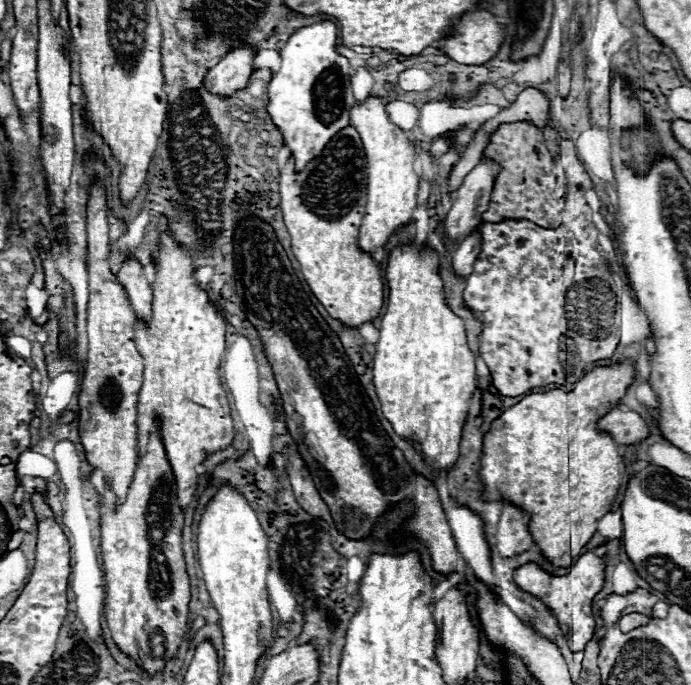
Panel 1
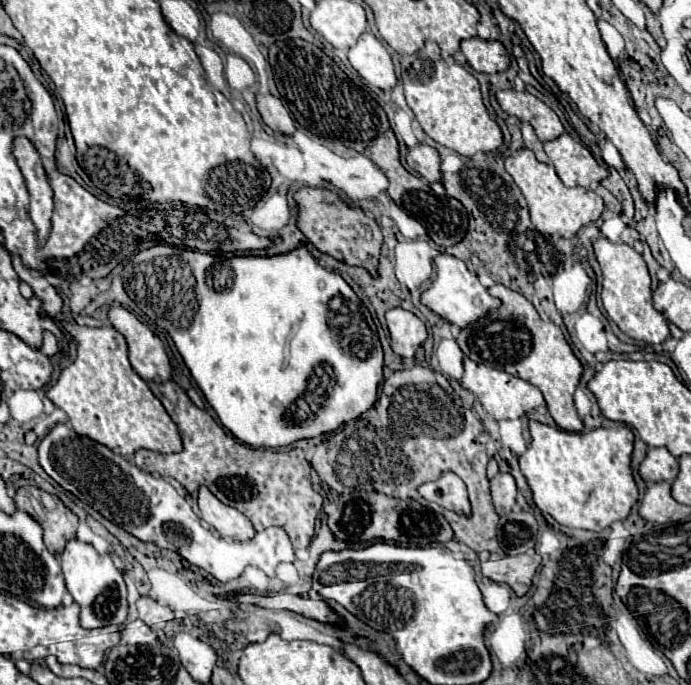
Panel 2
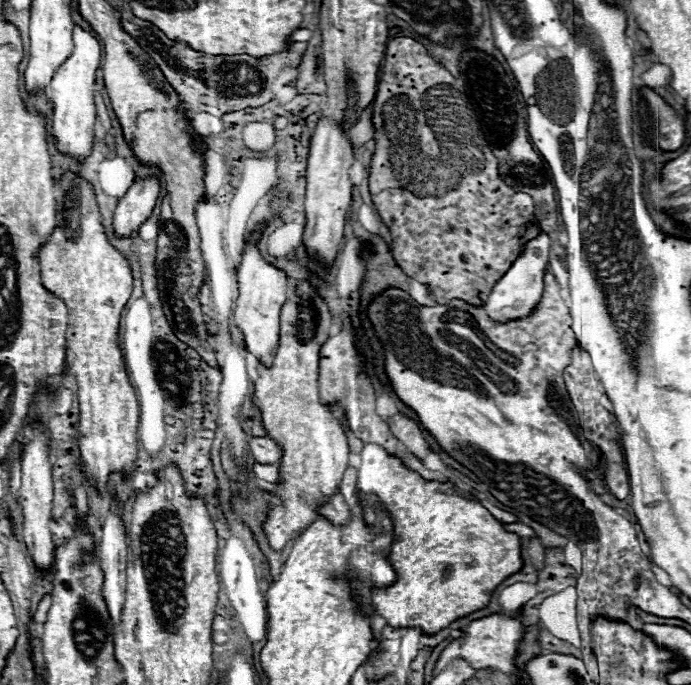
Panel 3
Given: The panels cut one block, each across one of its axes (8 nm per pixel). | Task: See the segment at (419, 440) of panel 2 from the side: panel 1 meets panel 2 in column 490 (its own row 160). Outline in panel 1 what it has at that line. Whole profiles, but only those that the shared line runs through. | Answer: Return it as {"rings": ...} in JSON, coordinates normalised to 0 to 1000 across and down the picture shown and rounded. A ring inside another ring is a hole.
{"rings":[[[767,178],[726,181],[712,196],[703,228],[726,236],[726,251],[718,260],[709,304],[698,312],[700,324],[726,324],[732,318],[767,321],[784,333],[808,333],[813,327],[810,309],[816,307],[816,248],[809,232],[800,232],[787,207],[787,187],[776,187]]]}

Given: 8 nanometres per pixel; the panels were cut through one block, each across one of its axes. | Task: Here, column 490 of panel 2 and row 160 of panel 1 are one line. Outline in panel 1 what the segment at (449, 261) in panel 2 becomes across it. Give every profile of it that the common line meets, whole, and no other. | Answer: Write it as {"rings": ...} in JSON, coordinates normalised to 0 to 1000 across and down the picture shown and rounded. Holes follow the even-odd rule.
{"rings":[[[478,29],[431,41],[408,70],[408,93],[388,123],[388,166],[408,190],[411,210],[423,219],[428,248],[454,234],[478,201],[507,181],[512,137],[507,128],[507,91],[486,76],[489,41]]]}

